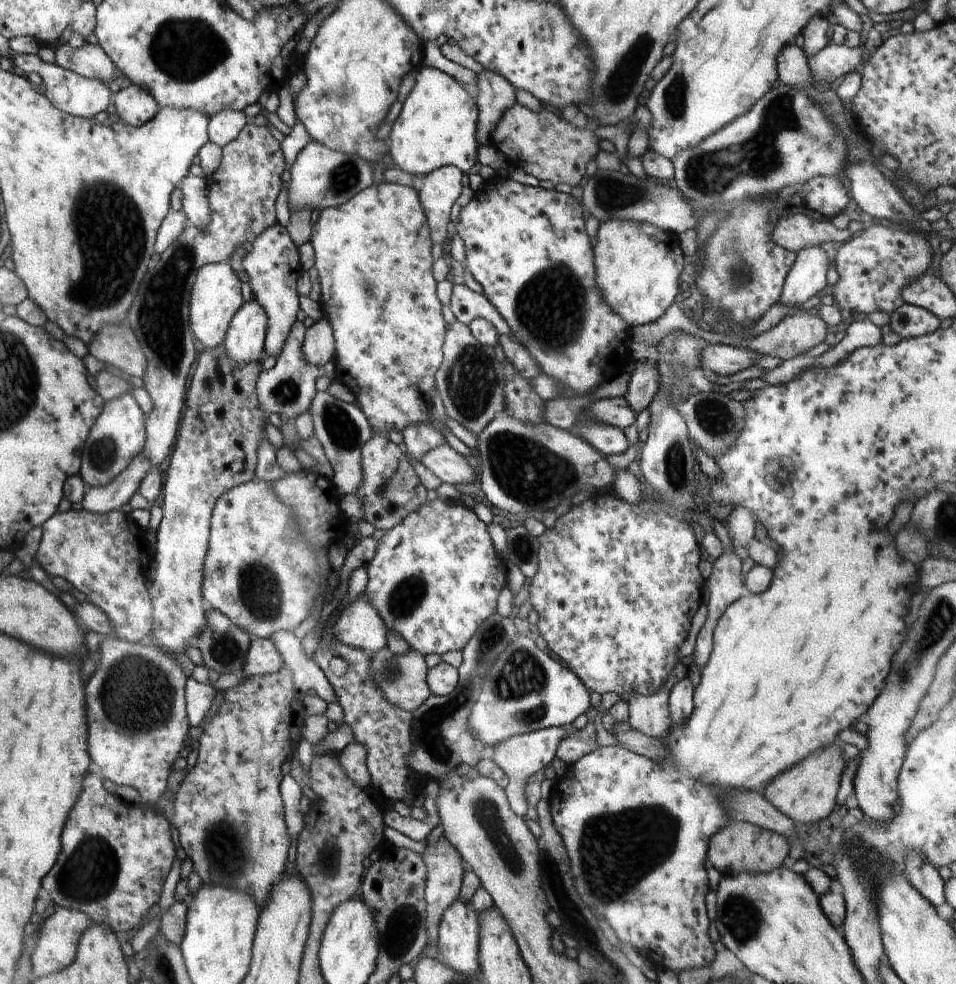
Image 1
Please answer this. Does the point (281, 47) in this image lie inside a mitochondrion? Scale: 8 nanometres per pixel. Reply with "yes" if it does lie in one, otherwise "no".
no

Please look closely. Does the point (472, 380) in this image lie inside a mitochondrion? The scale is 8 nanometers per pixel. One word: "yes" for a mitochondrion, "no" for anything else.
yes

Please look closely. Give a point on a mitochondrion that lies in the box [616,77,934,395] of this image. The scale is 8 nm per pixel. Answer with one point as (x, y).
(712, 173)

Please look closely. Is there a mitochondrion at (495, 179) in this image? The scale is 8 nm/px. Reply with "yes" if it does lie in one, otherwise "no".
no

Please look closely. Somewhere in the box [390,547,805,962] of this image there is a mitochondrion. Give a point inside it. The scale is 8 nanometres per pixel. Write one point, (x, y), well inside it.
(621, 848)

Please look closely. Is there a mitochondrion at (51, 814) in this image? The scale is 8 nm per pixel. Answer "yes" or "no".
no

